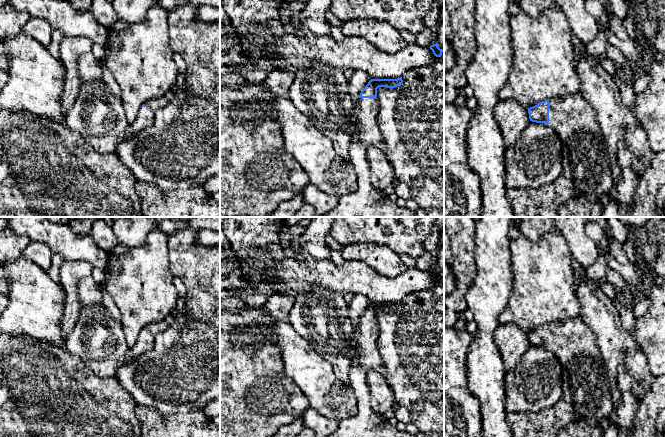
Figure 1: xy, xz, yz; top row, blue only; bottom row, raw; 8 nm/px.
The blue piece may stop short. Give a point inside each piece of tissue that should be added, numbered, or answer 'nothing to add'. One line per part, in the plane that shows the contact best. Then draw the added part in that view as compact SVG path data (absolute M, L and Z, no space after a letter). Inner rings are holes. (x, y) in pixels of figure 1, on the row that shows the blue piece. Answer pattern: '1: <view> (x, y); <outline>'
1: yz (585, 154); M580 92L562 98L549 99L549 127L553 128L561 141L564 175L582 194L605 199L612 184L612 167L607 140L592 106Z

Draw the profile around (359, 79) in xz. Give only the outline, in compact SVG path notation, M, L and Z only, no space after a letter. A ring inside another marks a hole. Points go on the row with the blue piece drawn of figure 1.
M363 70L354 71L351 79L349 80L349 93L353 104L358 102L361 91L370 80L369 75Z

